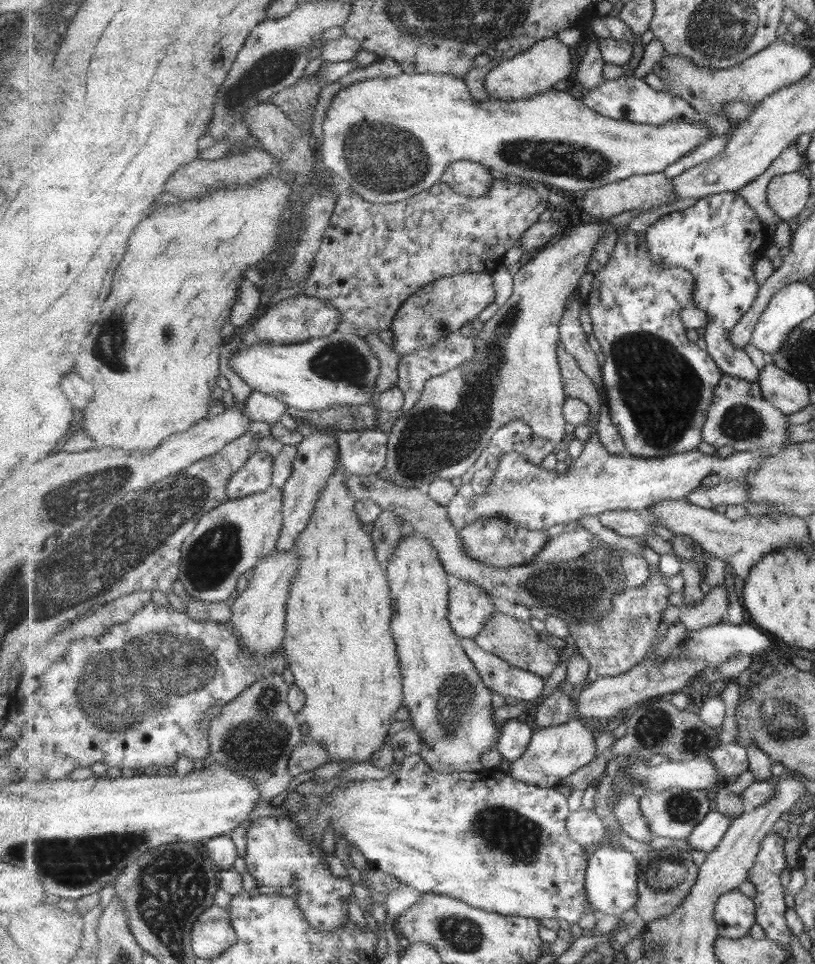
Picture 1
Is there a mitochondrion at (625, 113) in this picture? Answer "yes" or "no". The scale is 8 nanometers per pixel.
no

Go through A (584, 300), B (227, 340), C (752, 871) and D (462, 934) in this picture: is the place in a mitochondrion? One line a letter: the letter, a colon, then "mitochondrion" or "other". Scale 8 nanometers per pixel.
A: other
B: other
C: other
D: mitochondrion

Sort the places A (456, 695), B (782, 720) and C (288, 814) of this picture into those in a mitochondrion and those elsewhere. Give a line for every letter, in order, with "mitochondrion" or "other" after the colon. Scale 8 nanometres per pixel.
A: mitochondrion
B: mitochondrion
C: other

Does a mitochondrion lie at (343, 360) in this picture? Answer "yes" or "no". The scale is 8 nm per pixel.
yes

